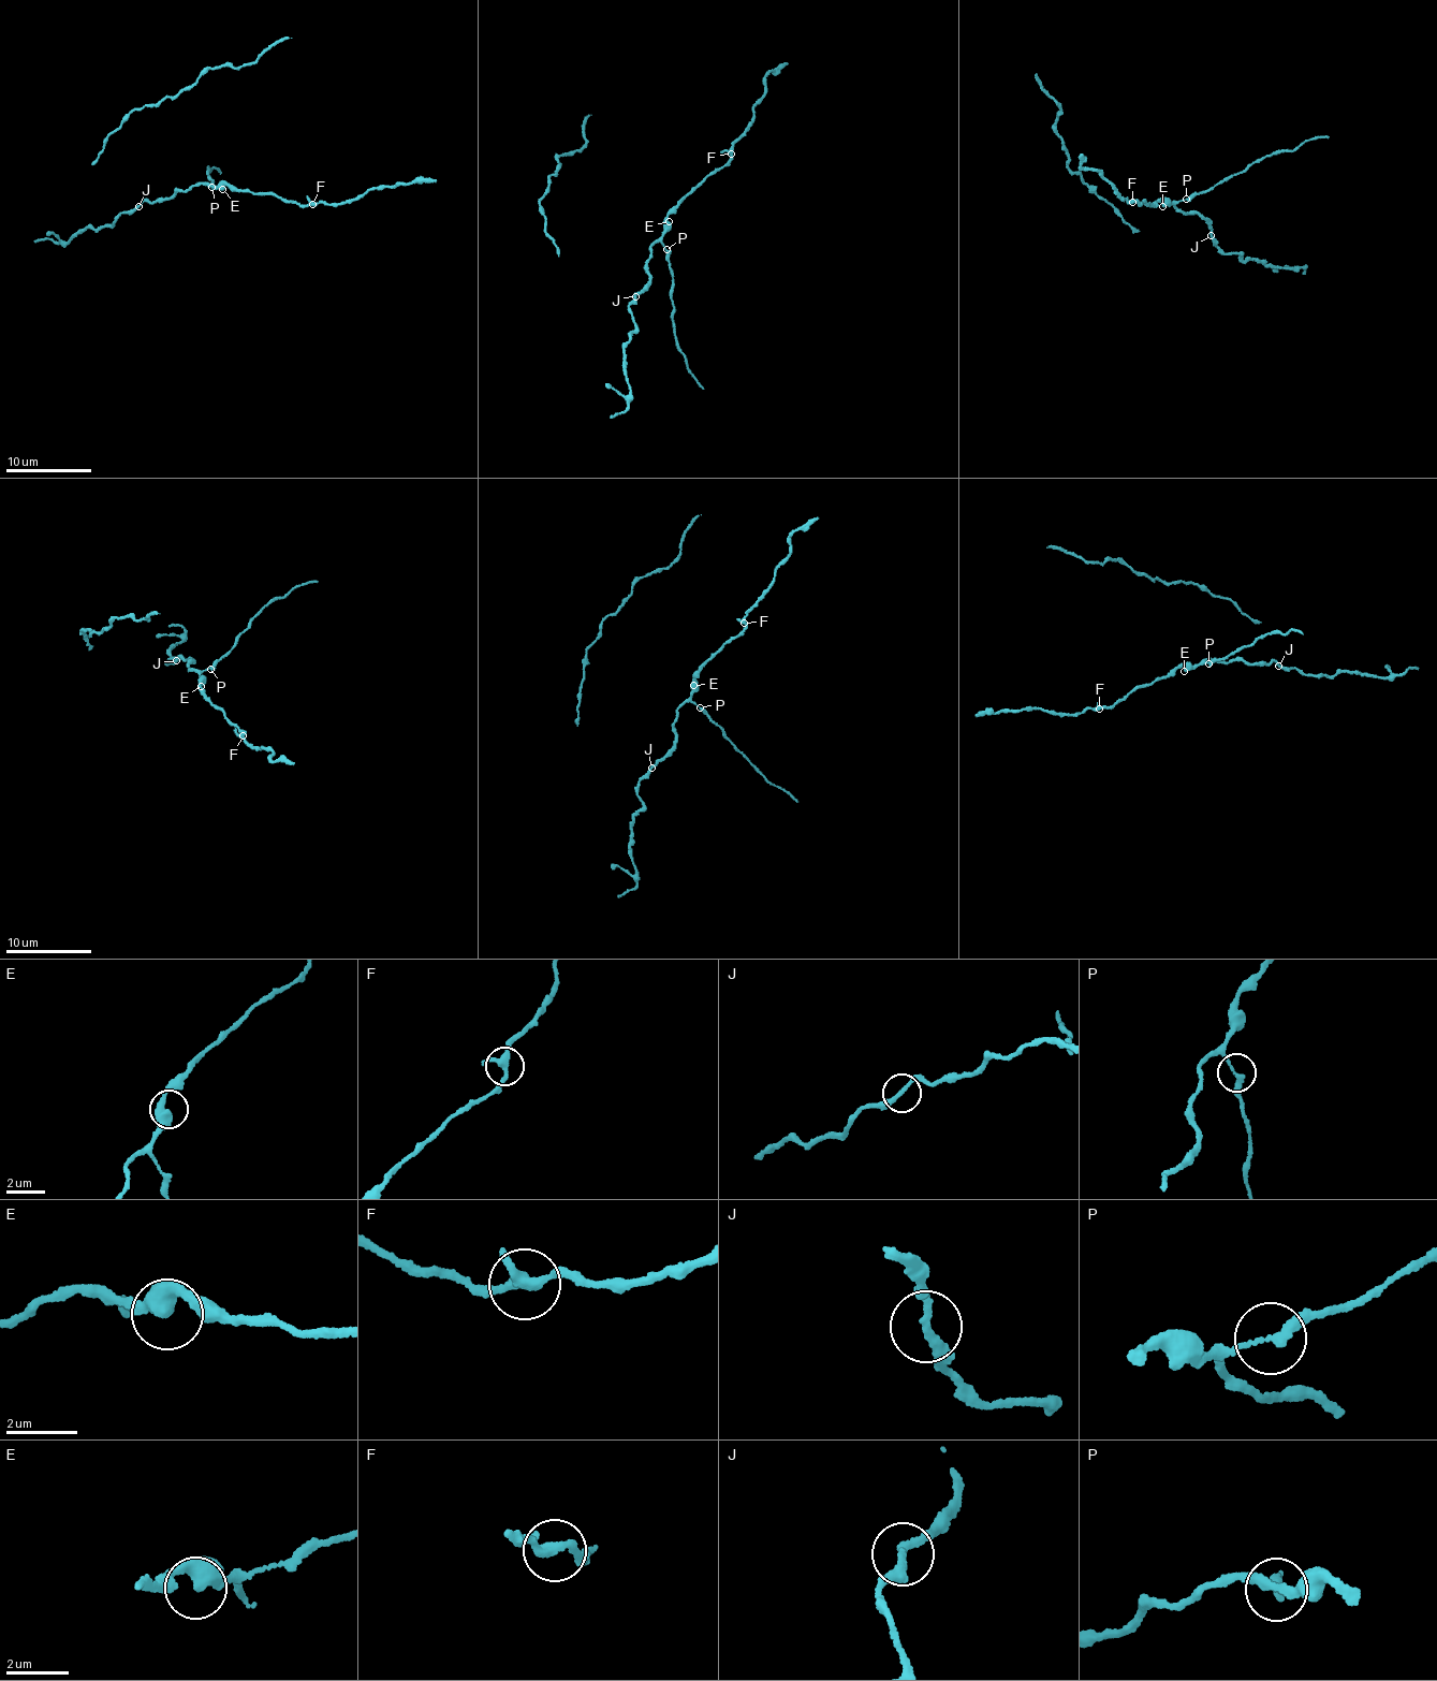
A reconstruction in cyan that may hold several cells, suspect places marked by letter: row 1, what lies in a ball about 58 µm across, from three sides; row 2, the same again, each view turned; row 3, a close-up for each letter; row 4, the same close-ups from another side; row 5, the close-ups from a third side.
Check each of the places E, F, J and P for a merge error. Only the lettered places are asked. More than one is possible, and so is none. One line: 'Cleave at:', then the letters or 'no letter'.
Cleave at: J

